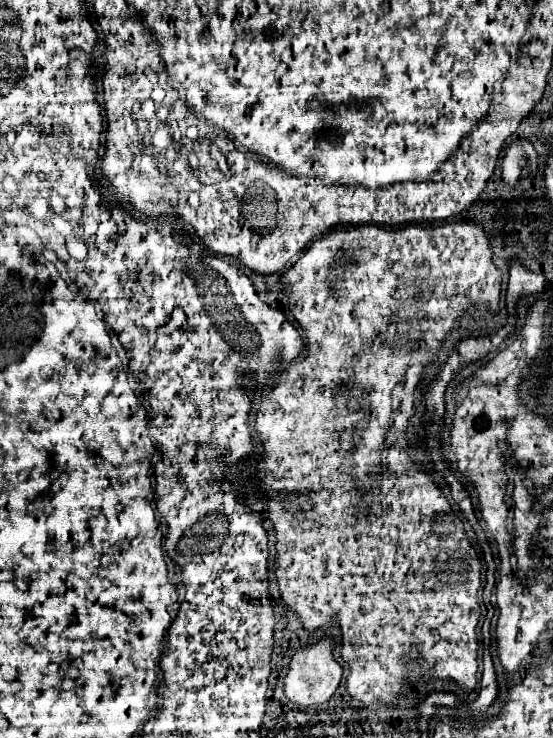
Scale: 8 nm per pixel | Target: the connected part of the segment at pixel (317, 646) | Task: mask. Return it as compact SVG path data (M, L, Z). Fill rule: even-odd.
M325 638L321 642L311 644L309 648L303 648L301 652L297 652L293 656L287 678L285 678L285 694L291 702L295 702L299 706L327 702L333 696L333 692L337 690L337 686L341 682L341 674L343 674L343 668L333 658L333 642L331 642L331 638Z

